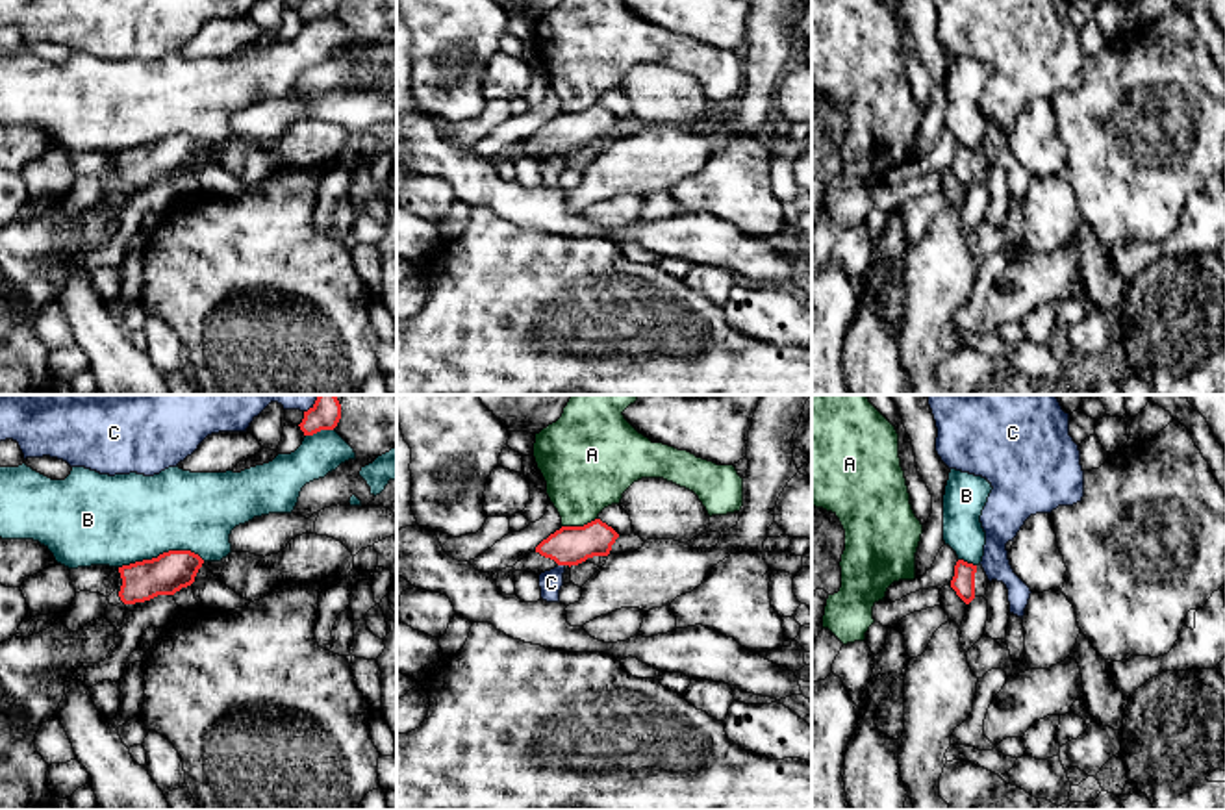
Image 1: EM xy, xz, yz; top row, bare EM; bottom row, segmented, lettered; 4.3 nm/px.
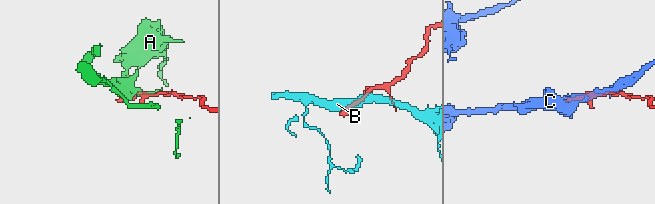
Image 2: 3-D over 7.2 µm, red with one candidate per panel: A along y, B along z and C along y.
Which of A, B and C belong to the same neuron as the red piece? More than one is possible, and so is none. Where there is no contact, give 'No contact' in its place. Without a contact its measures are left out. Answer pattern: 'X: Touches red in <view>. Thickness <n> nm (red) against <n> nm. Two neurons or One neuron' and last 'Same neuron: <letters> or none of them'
A: Touches red in xz. Thickness 170 nm (red) against 360 nm. Two neurons
B: Touches red in xy. Thickness 170 nm (red) against 380 nm. Two neurons
C: Touches red in xz. Thickness 170 nm (red) against 100 nm. Two neurons
Same neuron: none of them

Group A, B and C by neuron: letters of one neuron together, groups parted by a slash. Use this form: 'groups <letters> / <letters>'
groups A / B / C

